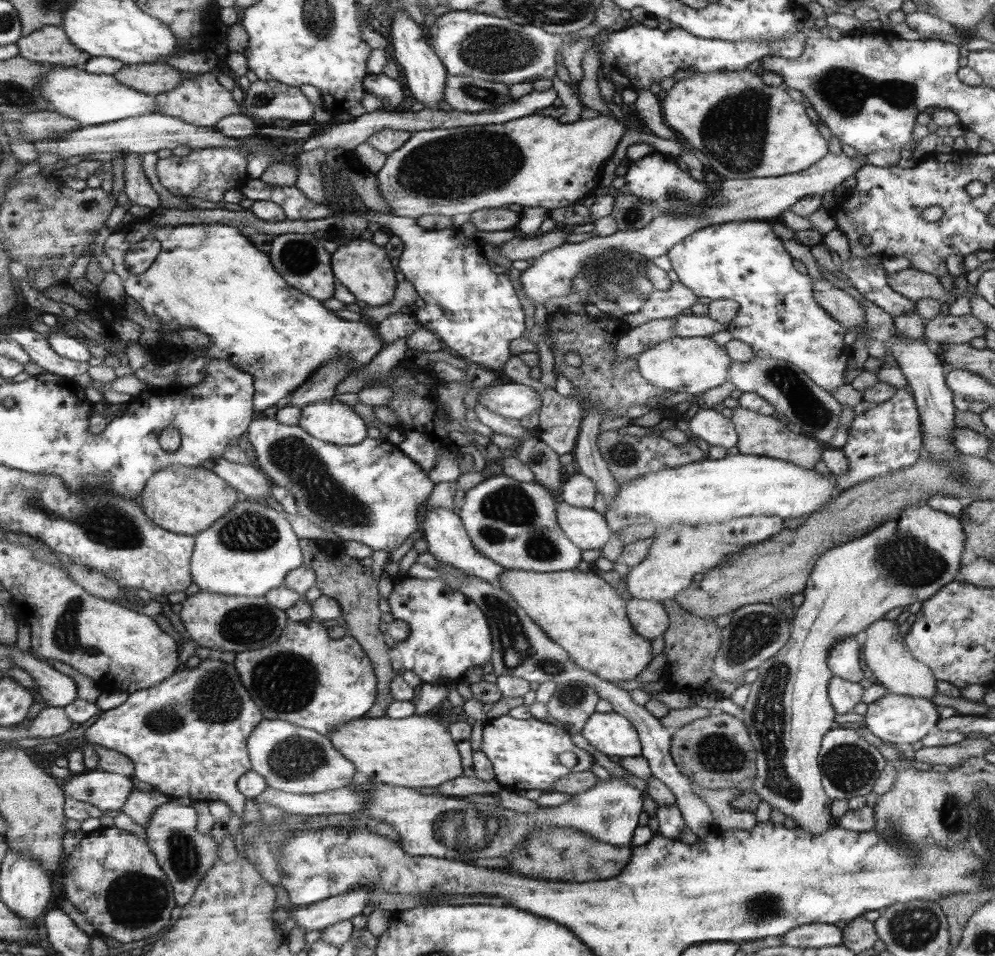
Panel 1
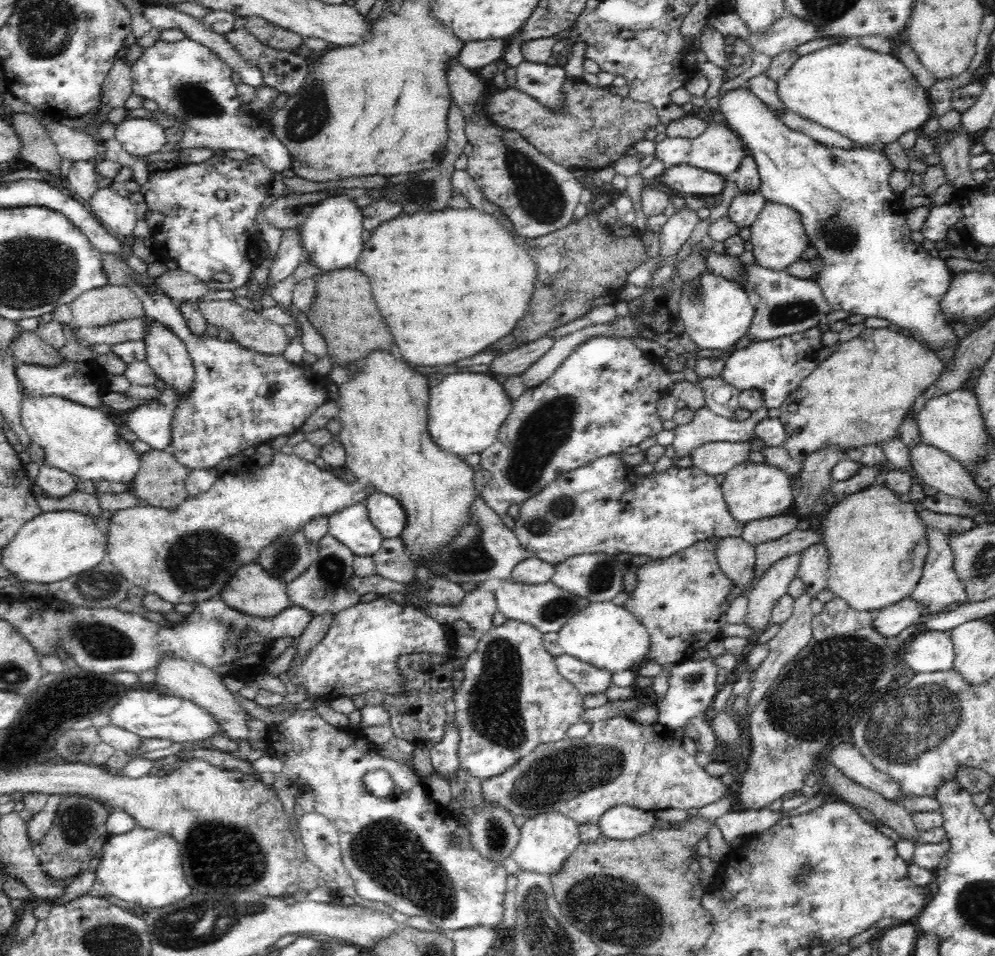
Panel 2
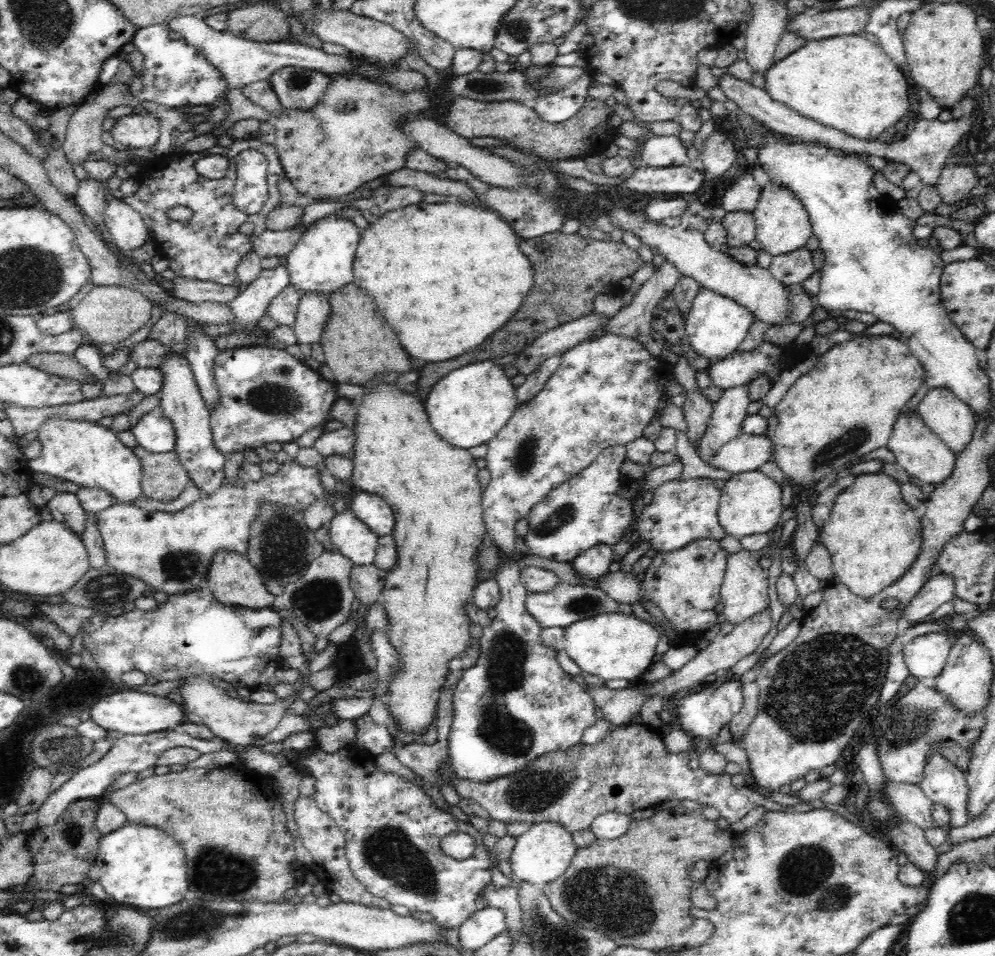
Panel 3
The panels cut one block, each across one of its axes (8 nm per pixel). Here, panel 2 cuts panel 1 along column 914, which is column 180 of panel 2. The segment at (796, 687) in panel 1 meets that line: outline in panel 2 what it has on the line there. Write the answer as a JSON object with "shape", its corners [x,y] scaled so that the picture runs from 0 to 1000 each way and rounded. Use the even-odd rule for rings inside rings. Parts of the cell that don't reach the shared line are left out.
{"shape":[[[279,472],[273,485],[267,485],[261,490],[257,490],[257,496],[249,495],[249,493],[241,493],[241,496],[227,496],[223,500],[219,500],[217,504],[203,517],[199,519],[189,520],[185,522],[185,525],[176,531],[174,535],[159,531],[157,529],[151,529],[147,527],[141,527],[133,531],[123,532],[117,535],[117,538],[110,539],[112,549],[109,552],[109,573],[108,573],[108,586],[113,592],[119,595],[119,598],[129,607],[135,614],[143,614],[147,620],[157,621],[167,630],[173,630],[173,632],[179,630],[187,630],[187,632],[194,632],[200,630],[207,630],[209,628],[221,628],[222,621],[225,619],[225,613],[229,613],[229,609],[236,604],[236,598],[241,592],[252,591],[257,589],[261,577],[267,571],[271,571],[277,562],[285,561],[285,559],[297,559],[299,554],[305,554],[306,550],[310,548],[314,543],[322,540],[332,541],[334,538],[350,529],[357,528],[364,525],[367,521],[376,515],[378,515],[377,508],[372,508],[368,502],[360,502],[358,504],[346,504],[342,500],[338,500],[336,496],[332,496],[330,491],[322,492],[320,487],[315,483],[310,483],[295,474],[287,475]]]}

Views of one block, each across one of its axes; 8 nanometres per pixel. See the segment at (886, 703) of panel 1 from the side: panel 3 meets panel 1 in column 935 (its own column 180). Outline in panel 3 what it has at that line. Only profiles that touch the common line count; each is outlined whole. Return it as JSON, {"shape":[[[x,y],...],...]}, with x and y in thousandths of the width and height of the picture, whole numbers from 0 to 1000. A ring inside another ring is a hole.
{"shape":[[[148,720],[117,724],[113,728],[103,730],[101,734],[96,734],[96,738],[90,741],[90,751],[96,757],[122,769],[149,769],[180,763],[181,759],[188,757],[187,746],[185,737],[171,732],[168,728],[151,725]]]}

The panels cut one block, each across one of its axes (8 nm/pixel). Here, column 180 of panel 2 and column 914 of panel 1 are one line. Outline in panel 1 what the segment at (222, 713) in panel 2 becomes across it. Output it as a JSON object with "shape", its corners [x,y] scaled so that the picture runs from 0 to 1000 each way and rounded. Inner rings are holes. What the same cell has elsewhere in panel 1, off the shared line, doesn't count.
{"shape":[[[886,647],[874,654],[873,657],[865,662],[868,673],[868,690],[876,701],[880,713],[889,718],[894,725],[905,728],[915,728],[917,730],[930,730],[937,732],[941,728],[942,709],[938,701],[929,694],[923,692],[915,683],[912,676],[909,676],[909,667],[903,661],[904,655],[898,653],[898,649]]]}

